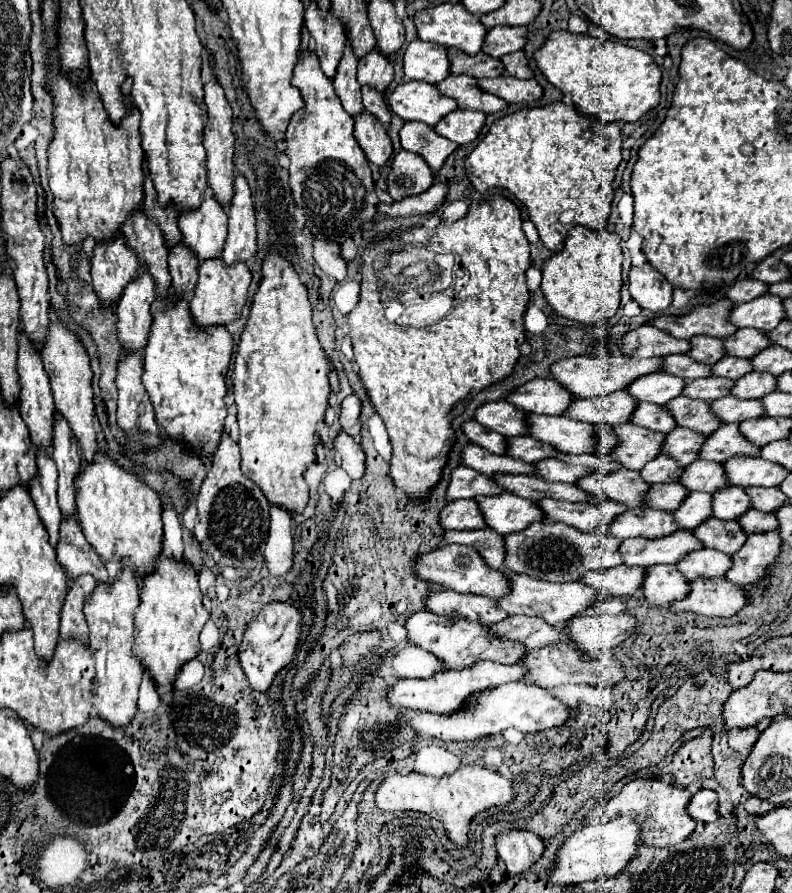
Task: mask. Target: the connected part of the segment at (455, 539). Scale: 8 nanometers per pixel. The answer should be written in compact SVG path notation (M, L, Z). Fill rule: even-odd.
M488 528L484 530L450 530L444 532L442 544L468 544L480 552L484 562L490 568L502 570L504 562L504 546L502 546L502 536L496 532L490 532Z

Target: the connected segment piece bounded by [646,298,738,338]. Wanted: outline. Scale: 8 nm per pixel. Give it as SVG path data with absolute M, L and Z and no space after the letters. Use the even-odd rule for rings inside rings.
M724 298L724 300L718 300L714 304L692 306L686 314L680 314L680 316L672 316L672 314L656 316L656 318L648 320L646 324L660 328L660 330L666 330L668 334L672 334L676 338L692 338L698 334L726 338L738 330L736 326L732 326L726 320L728 310L732 306L734 306L732 300Z

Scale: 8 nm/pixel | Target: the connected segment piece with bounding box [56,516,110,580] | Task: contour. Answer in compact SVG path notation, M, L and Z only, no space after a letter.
M72 516L72 520L60 520L60 540L56 544L58 562L64 566L68 580L74 580L80 574L92 574L98 580L110 580L100 556L96 556L96 550L88 544L78 516Z

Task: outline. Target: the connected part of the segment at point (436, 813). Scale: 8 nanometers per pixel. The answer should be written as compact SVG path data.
M460 764L460 768L452 774L444 774L440 778L420 774L420 772L388 772L376 790L376 804L382 810L418 810L426 812L428 816L440 820L448 832L448 838L454 840L458 846L468 844L468 824L476 812L508 804L514 798L512 782L506 780L500 772L478 766L478 764Z

